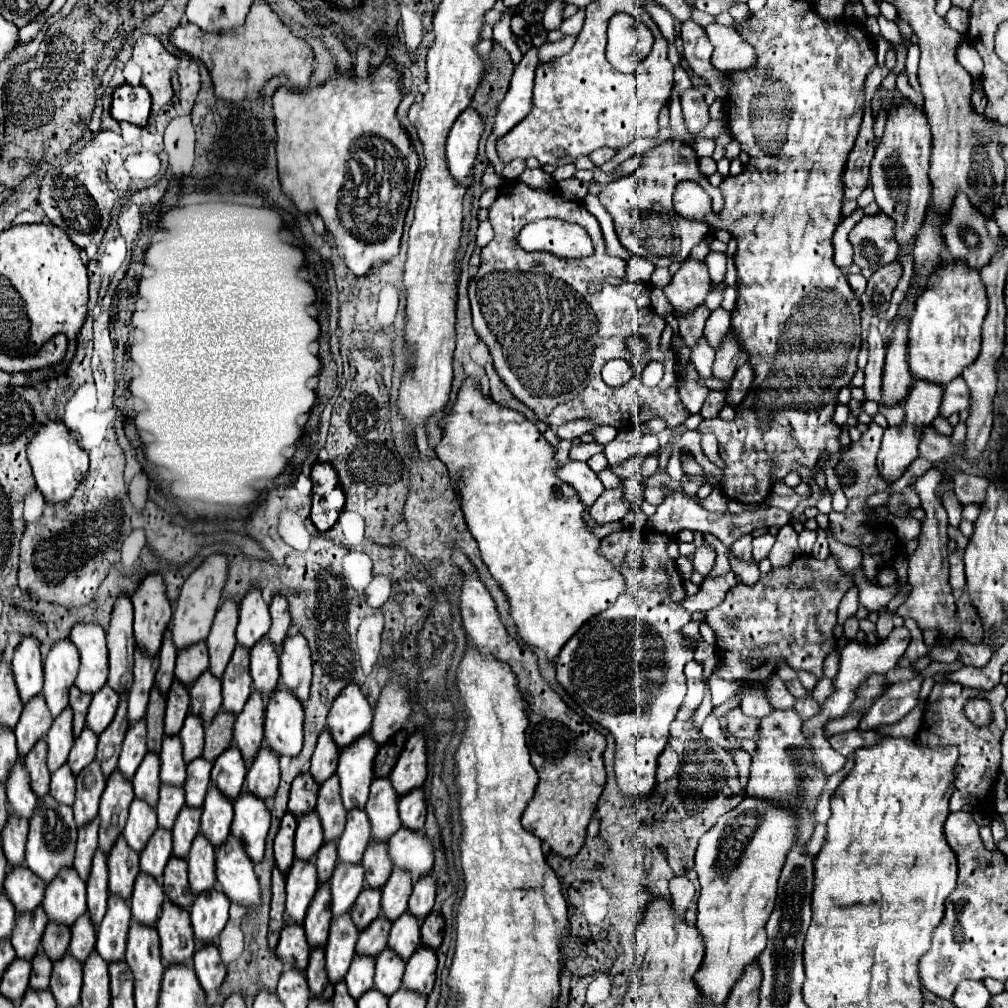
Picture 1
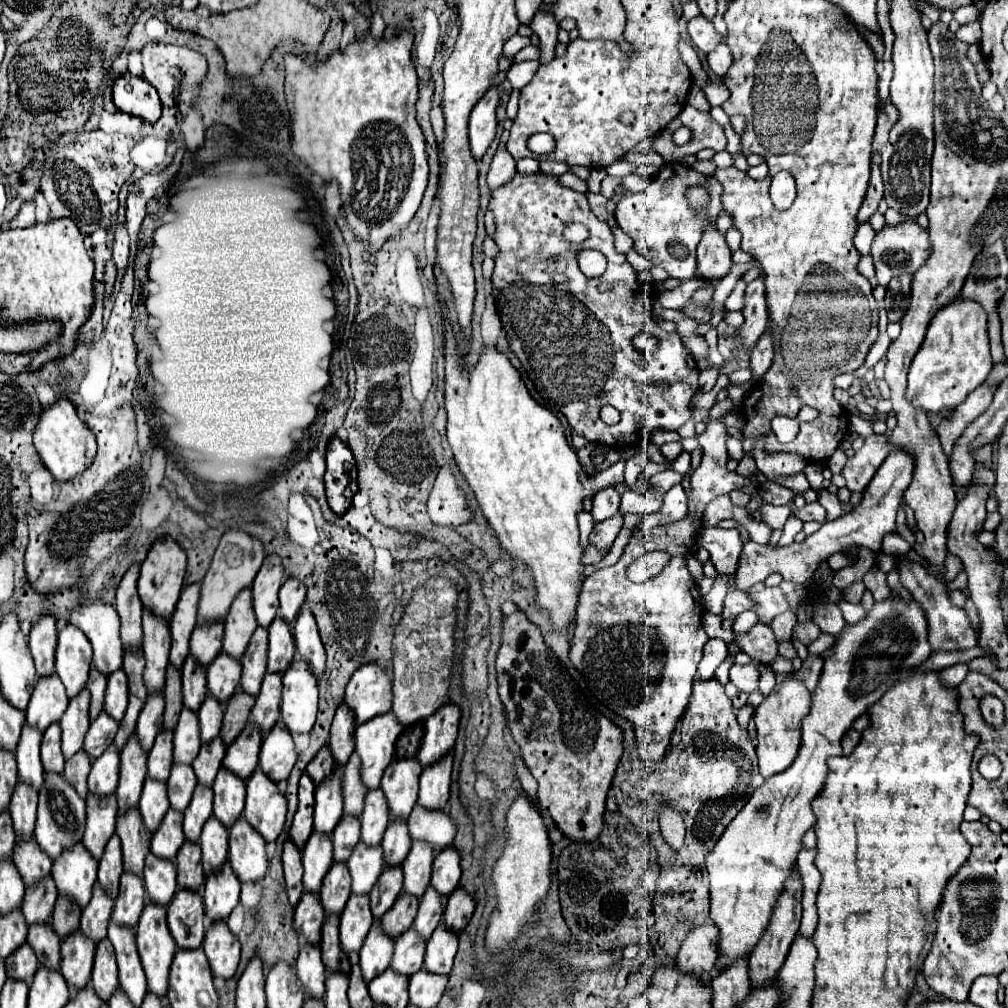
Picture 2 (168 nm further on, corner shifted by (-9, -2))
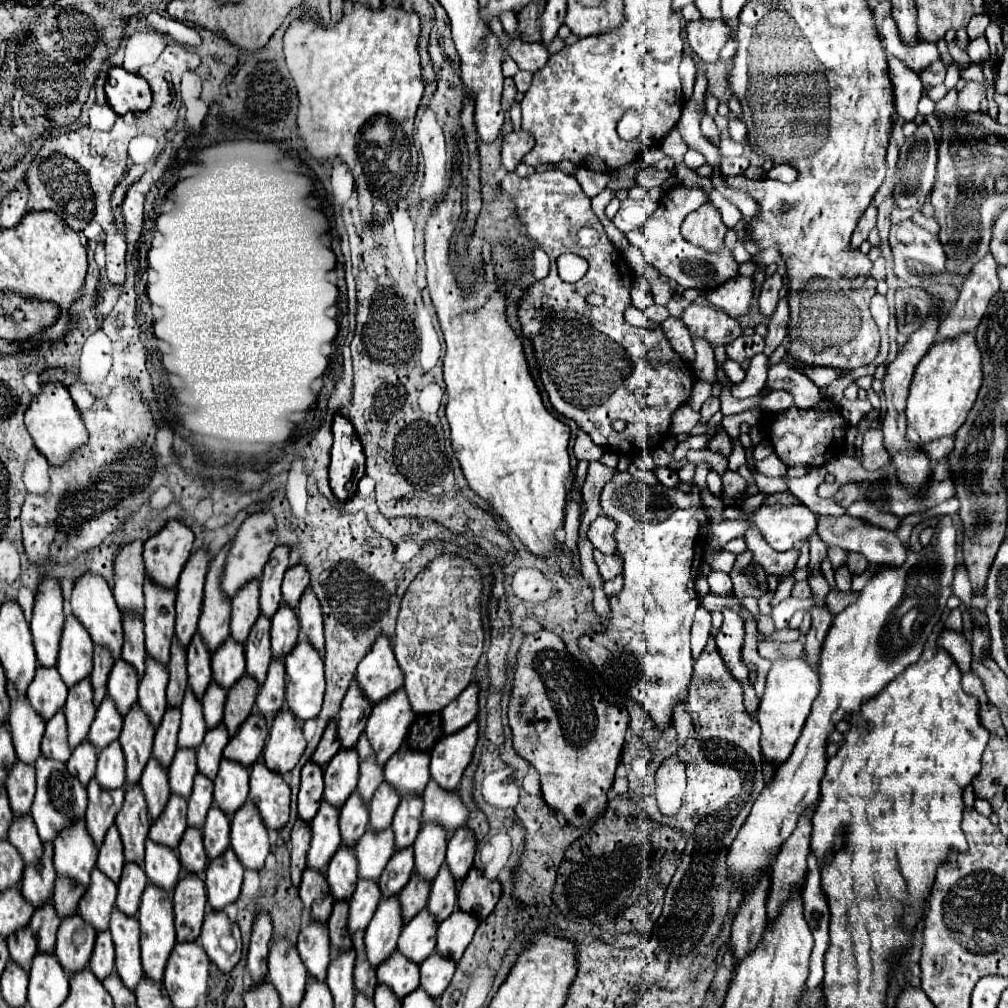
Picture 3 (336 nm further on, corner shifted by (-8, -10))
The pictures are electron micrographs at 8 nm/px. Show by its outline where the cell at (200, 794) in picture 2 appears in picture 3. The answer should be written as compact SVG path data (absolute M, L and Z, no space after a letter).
M198 773L194 777L194 789L188 799L188 825L190 827L202 827L208 809L212 807L214 783L212 779L206 779L206 775Z

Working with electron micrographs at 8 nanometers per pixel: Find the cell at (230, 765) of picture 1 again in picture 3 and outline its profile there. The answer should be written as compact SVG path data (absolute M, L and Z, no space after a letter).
M252 713L246 719L246 723L242 723L242 727L236 731L236 735L230 739L230 743L226 745L224 757L250 767L260 757L266 737L268 737L266 719L262 715Z

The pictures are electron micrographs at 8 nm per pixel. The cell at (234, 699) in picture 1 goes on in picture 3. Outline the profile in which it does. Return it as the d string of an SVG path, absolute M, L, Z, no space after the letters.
M264 615L258 617L254 623L248 639L246 639L246 673L256 677L256 681L262 685L266 679L268 665L272 661L272 651L270 651L270 619Z

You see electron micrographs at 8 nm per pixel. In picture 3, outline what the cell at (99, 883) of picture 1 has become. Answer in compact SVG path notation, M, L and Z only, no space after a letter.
M112 825L110 831L106 833L106 837L104 837L104 843L102 843L100 853L98 853L96 867L104 875L108 875L114 883L120 881L122 867L124 867L124 853L122 853L122 839L120 839L116 825Z

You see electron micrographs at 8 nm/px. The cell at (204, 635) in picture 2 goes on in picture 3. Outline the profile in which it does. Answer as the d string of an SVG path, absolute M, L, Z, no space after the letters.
M226 543L210 563L204 589L204 607L198 621L198 631L210 651L216 651L230 635L230 599L222 599L222 591L218 591L226 551L230 551L230 543Z

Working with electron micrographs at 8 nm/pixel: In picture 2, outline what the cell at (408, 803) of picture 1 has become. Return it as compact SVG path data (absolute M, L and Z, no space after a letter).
M447 753L445 759L427 767L419 779L419 797L417 805L427 811L443 811L449 799L449 783L451 783L451 765L453 755Z

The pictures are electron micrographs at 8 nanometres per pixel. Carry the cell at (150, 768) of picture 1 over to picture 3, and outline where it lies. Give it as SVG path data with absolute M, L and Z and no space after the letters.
M170 707L166 709L166 715L162 717L160 727L156 729L156 737L154 737L154 757L168 767L178 745L178 727L180 727L180 711L170 711Z

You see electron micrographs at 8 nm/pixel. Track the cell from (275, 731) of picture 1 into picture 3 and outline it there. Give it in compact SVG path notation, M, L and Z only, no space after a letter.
M300 641L290 655L284 659L286 663L286 703L288 709L300 719L312 719L320 713L322 697L324 697L324 659L320 657L310 641Z

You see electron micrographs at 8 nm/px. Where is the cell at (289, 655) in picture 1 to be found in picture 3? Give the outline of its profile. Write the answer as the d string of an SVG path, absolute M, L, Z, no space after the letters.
M306 589L298 603L298 619L300 619L300 635L308 639L322 655L324 655L324 619L318 597Z

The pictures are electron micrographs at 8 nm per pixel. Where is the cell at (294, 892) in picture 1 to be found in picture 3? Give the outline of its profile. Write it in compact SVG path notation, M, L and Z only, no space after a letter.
M320 803L316 817L312 819L312 843L308 851L308 867L316 871L324 871L340 847L340 831L338 831L338 815L330 803Z

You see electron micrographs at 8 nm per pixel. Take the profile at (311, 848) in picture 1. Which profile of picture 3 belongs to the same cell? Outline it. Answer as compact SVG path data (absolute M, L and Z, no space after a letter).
M354 747L350 751L340 749L334 759L324 767L324 799L328 803L332 803L334 807L342 807L346 803L346 799L350 797L350 793L356 789L358 783L358 753L354 751Z

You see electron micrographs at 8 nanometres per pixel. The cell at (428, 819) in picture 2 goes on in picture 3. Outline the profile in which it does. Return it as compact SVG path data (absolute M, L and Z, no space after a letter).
M430 779L424 791L422 823L438 821L452 833L458 827L462 827L466 819L468 819L468 807L462 803L458 791L452 791L450 795L446 795L446 791L442 791L442 787L438 787L438 783Z

